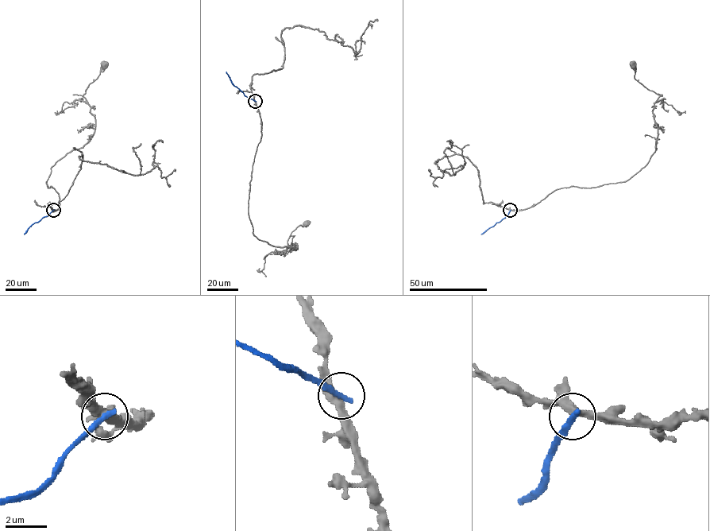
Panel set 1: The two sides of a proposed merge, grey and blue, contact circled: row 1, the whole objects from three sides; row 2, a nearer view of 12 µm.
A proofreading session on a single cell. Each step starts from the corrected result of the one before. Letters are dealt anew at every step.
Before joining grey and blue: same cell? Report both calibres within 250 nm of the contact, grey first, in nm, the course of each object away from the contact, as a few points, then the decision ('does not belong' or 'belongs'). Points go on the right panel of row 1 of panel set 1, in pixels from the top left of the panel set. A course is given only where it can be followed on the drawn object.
calibres 360 and 320 nm; course grey (511, 210), (564, 187), (624, 182), (649, 161), (657, 132), (653, 107), (662, 95), (634, 78), (633, 63); course blue (511, 210), (507, 215), (481, 234); does not belong

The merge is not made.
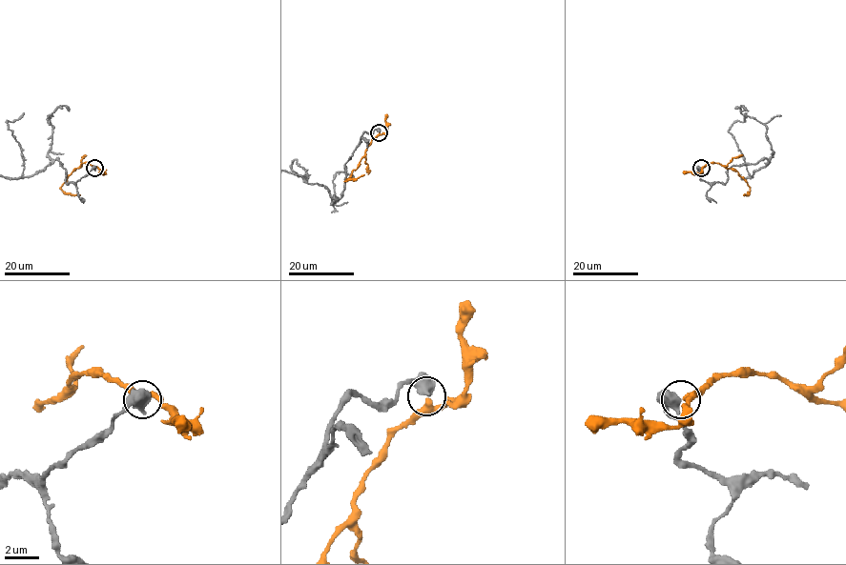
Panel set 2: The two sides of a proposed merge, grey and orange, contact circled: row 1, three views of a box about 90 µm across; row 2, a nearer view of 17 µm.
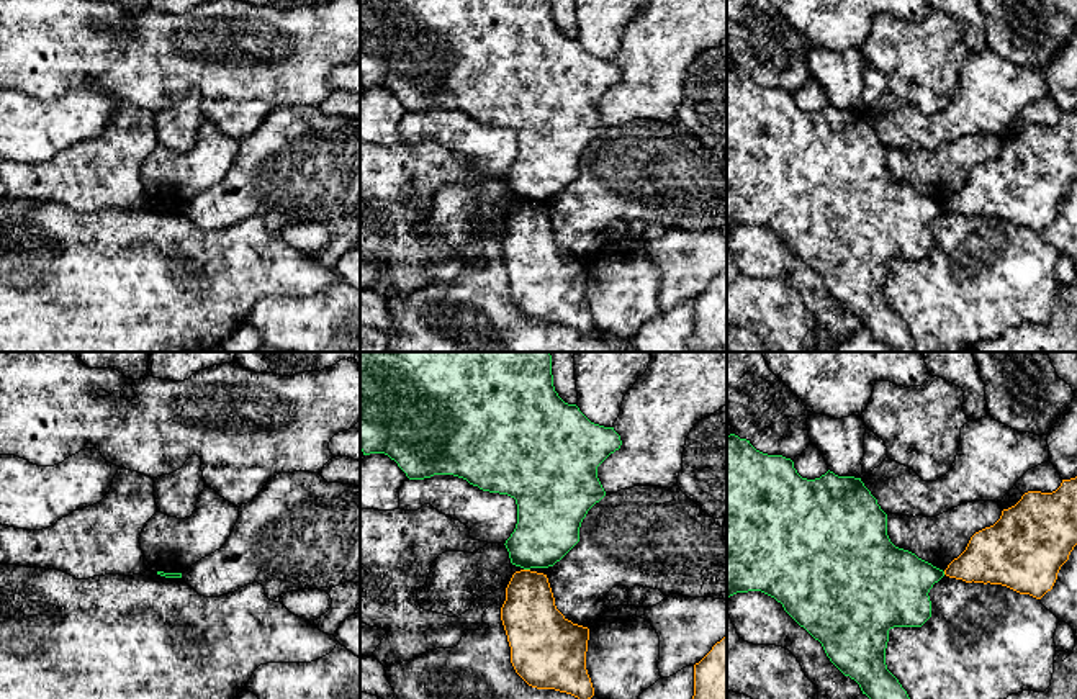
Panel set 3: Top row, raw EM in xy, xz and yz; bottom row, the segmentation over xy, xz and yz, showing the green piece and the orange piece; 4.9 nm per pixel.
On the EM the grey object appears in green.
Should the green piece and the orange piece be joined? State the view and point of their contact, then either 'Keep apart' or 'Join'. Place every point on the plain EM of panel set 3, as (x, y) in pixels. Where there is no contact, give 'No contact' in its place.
Touches green at xz (527, 202). Keep apart

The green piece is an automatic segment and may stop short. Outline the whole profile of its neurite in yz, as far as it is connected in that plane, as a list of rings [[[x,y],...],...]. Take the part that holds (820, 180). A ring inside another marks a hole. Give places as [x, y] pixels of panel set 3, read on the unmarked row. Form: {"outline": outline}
{"outline": [[[735,67],[727,69],[727,231],[737,226],[761,224],[782,237],[784,244],[818,273],[830,295],[845,308],[854,313],[863,327],[874,337],[889,344],[894,352],[917,352],[913,337],[899,313],[887,303],[885,282],[889,264],[894,260],[922,260],[931,250],[930,223],[944,210],[944,205],[918,192],[915,187],[895,180],[887,169],[887,147],[877,138],[877,133],[864,120],[861,111],[838,110],[827,105],[820,111],[802,111],[794,101],[794,95],[782,88],[768,88],[756,83],[750,74]]]}

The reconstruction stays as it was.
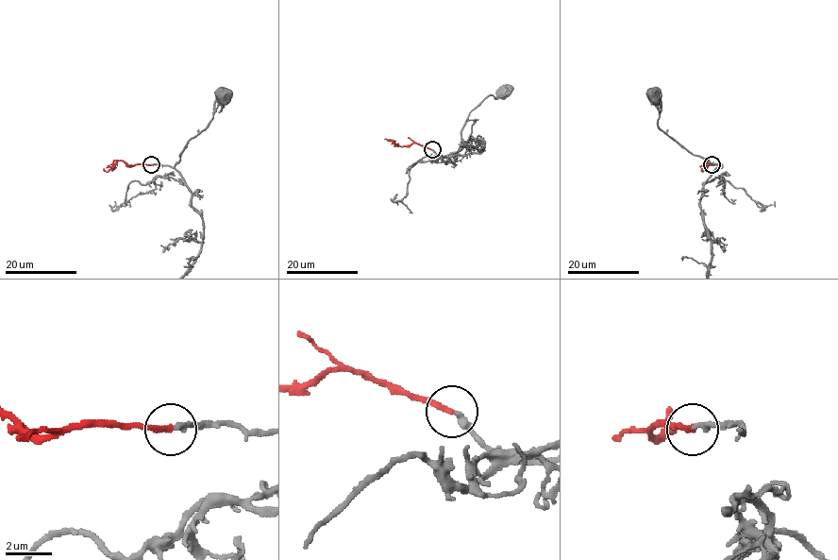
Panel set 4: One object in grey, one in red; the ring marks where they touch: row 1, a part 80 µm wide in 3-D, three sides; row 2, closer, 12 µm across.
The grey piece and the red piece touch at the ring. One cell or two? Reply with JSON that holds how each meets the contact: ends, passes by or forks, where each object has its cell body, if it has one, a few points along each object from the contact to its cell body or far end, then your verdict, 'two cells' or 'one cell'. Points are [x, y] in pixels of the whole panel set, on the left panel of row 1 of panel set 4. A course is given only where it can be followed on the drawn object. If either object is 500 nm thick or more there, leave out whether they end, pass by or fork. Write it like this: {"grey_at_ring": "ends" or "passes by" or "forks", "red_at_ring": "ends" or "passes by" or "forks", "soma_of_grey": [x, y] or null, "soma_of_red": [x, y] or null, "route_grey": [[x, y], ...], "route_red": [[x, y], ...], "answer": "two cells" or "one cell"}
{"grey_at_ring": "ends", "red_at_ring": "ends", "soma_of_grey": [223, 94], "soma_of_red": null, "route_grey": [[151, 164], [175, 164], [187, 143], [207, 126], [217, 105], [226, 95], [223, 93]], "route_red": [[150, 164], [129, 165], [119, 161], [113, 169], [107, 172], [104, 168]], "answer": "one cell"}

